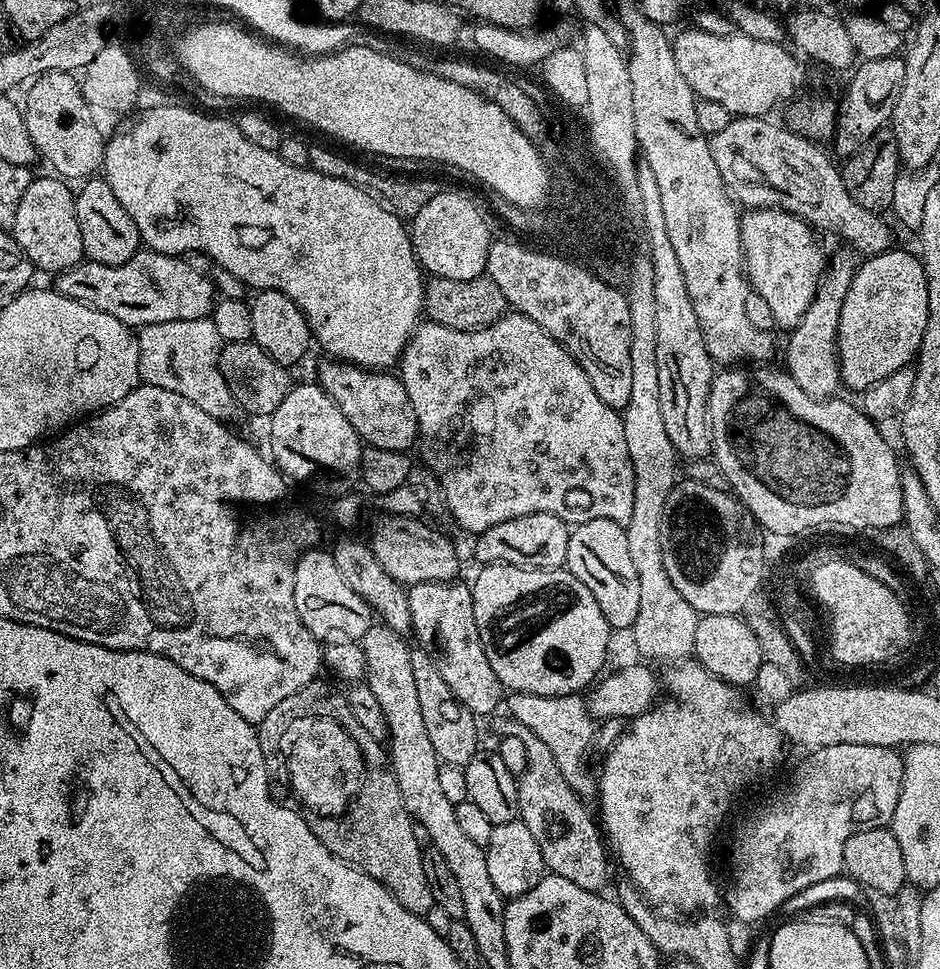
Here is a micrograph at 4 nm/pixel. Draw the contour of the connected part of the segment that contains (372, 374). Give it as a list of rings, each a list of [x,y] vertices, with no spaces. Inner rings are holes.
[[[329,359],[327,363],[317,370],[315,379],[321,390],[334,398],[338,410],[346,414],[346,422],[354,426],[365,445],[408,452],[411,444],[413,447],[417,443],[420,435],[418,418],[414,414],[414,406],[410,406],[410,394],[406,394],[406,386],[399,375],[388,370],[360,368],[343,360]]]

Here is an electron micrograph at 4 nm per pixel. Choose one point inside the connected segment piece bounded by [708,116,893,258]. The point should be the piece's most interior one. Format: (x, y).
(764, 165)

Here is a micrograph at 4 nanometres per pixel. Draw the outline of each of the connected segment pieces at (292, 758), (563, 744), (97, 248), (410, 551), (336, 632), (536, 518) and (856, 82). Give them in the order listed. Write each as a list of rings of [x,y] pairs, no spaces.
[[[310,683],[290,694],[290,698],[282,698],[282,702],[278,702],[278,706],[266,714],[264,721],[258,725],[264,755],[284,763],[288,771],[288,784],[296,795],[295,803],[326,850],[377,880],[403,908],[410,910],[410,914],[427,917],[434,901],[430,886],[426,886],[426,873],[422,870],[424,854],[421,837],[412,815],[402,802],[402,790],[396,775],[392,773],[389,753],[385,745],[370,738],[370,733],[362,727],[358,718],[354,718],[347,699],[341,693],[339,696],[330,685],[320,683]]]
[[[521,692],[511,699],[507,701],[507,711],[518,722],[522,722],[522,726],[534,730],[542,742],[546,742],[550,754],[554,754],[554,762],[558,762],[558,770],[562,770],[562,778],[570,782],[570,790],[574,790],[585,802],[595,801],[598,796],[598,776],[594,768],[588,765],[588,751],[592,748],[598,724],[590,714],[585,697],[580,694],[539,696]]]
[[[89,178],[83,181],[79,188],[75,193],[76,217],[78,230],[82,230],[85,257],[106,266],[118,266],[129,260],[134,253],[141,251],[142,241],[138,234],[138,226],[134,226],[134,218],[126,214],[122,202],[114,198],[114,190],[110,190],[107,180]]]
[[[380,514],[372,528],[370,543],[374,558],[382,562],[386,574],[405,586],[422,582],[452,582],[460,572],[460,556],[456,548],[436,528],[423,524],[415,516]]]
[[[309,550],[300,555],[294,570],[294,606],[298,610],[298,618],[321,642],[363,641],[366,630],[374,623],[372,607],[358,594],[354,594],[346,578],[334,566],[331,551]]]
[[[545,512],[526,514],[498,522],[475,537],[481,565],[509,564],[519,568],[564,568],[568,562],[570,526],[562,518]]]
[[[897,54],[890,58],[860,60],[852,74],[852,81],[844,92],[844,101],[841,99],[838,104],[838,131],[834,145],[835,155],[840,158],[855,154],[879,128],[891,121],[898,94],[902,94],[902,82],[906,82],[904,56]]]

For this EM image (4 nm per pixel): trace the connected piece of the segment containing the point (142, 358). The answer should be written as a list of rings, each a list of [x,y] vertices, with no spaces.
[[[212,319],[148,324],[139,329],[136,341],[140,379],[143,383],[162,386],[162,390],[174,390],[174,394],[190,398],[194,406],[225,422],[231,421],[231,416],[238,412],[234,394],[230,394],[230,386],[226,386],[226,378],[222,378],[222,341]]]

